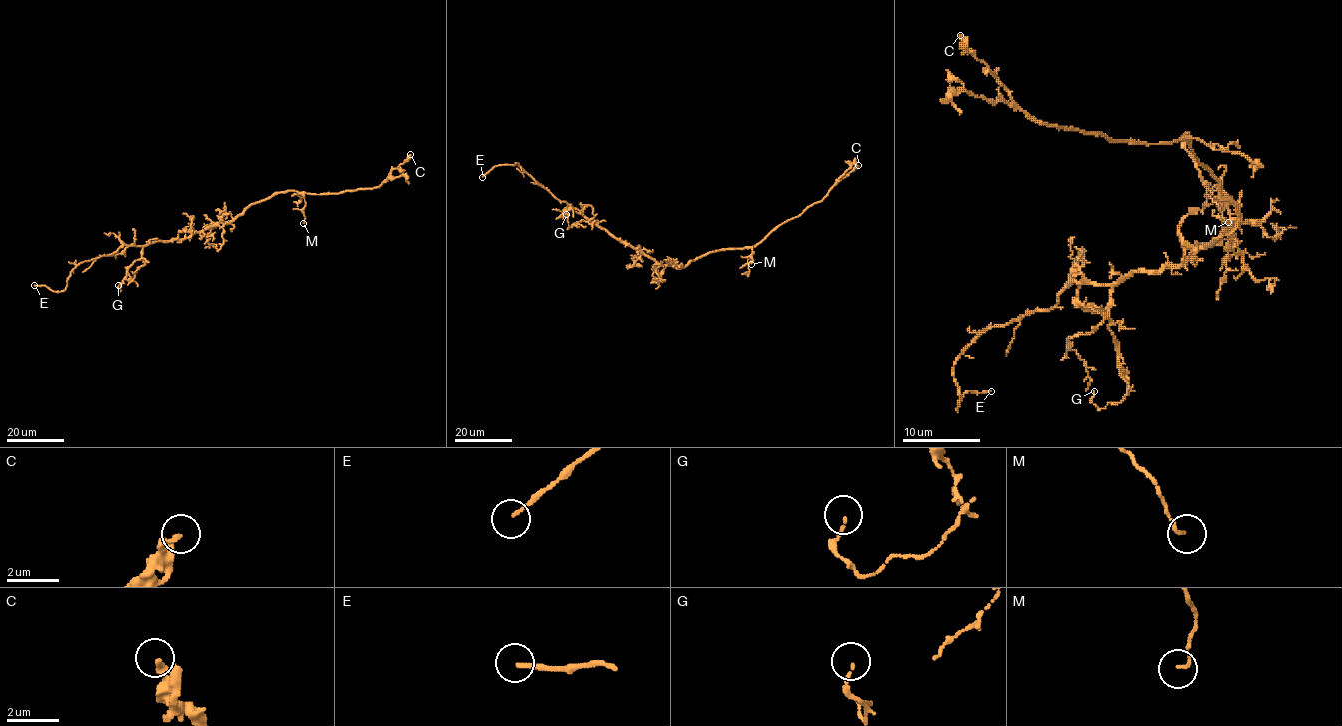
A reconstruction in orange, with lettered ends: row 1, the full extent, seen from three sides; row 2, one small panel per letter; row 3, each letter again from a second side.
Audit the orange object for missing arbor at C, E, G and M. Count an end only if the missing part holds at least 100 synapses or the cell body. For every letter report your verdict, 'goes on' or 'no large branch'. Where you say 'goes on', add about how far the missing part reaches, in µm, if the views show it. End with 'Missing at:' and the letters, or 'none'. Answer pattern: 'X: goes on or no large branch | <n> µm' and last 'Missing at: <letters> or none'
C: no large branch
E: goes on | 15 µm
G: no large branch
M: no large branch
Missing at: E

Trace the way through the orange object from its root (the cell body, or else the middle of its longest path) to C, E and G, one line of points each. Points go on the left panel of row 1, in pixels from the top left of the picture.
C: (218, 224), (234, 221), (252, 204), (278, 193), (297, 191), (329, 194), (376, 188), (410, 154)
E: (218, 224), (182, 239), (123, 245), (109, 255), (85, 261), (70, 273), (61, 291), (34, 285)
G: (218, 224), (182, 239), (147, 243), (142, 248), (142, 257), (128, 269), (120, 291), (118, 285)

